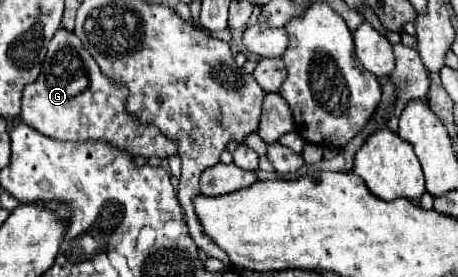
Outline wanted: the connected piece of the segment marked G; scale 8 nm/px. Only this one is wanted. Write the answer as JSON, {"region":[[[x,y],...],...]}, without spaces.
{"region":[[[59,29],[51,43],[49,43],[49,51],[51,57],[43,63],[43,71],[39,75],[39,79],[31,85],[25,87],[23,91],[23,105],[21,105],[21,121],[33,129],[37,129],[39,133],[57,139],[57,141],[85,141],[85,139],[107,139],[111,143],[117,143],[119,147],[127,149],[131,155],[143,155],[143,157],[173,157],[177,155],[177,143],[173,139],[169,139],[167,135],[163,135],[155,125],[143,125],[139,123],[135,117],[129,115],[125,101],[127,101],[127,87],[111,81],[107,75],[101,73],[99,65],[95,63],[95,59],[87,53],[87,49],[83,47],[83,43],[79,41],[79,37],[73,35],[73,31],[67,29]]]}

